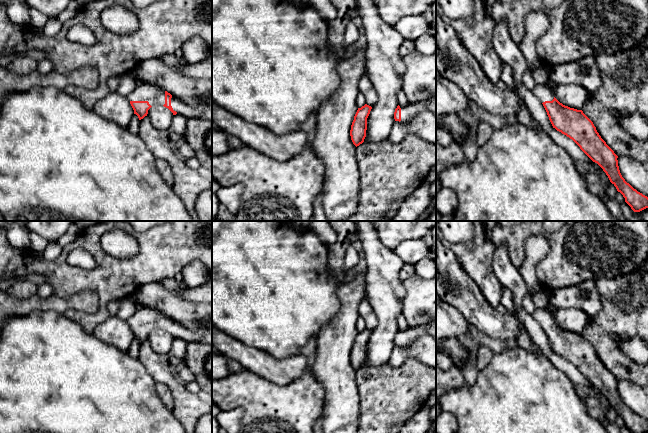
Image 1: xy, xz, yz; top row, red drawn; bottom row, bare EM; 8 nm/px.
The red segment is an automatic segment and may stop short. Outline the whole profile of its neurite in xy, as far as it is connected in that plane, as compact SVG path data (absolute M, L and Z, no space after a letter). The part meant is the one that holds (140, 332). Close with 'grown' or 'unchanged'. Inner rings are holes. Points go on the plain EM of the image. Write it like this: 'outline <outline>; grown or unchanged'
outline M138 307L136 312L126 320L139 344L148 338L148 334L155 329L168 332L173 339L180 339L186 343L205 343L212 342L212 332L193 331L180 323L173 321L160 310L148 307Z; grown

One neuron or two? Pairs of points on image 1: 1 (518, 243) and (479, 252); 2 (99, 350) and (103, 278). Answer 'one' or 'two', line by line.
1: two
2: two

